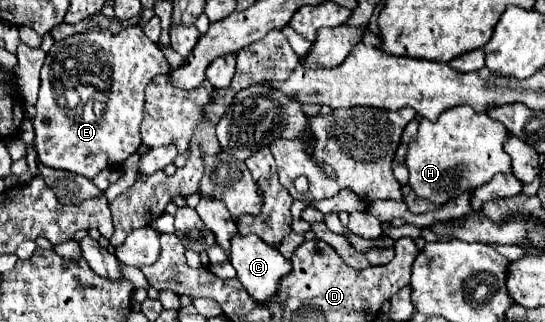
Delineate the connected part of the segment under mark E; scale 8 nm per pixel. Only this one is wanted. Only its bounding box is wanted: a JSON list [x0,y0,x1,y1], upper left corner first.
[33,26,169,178]

